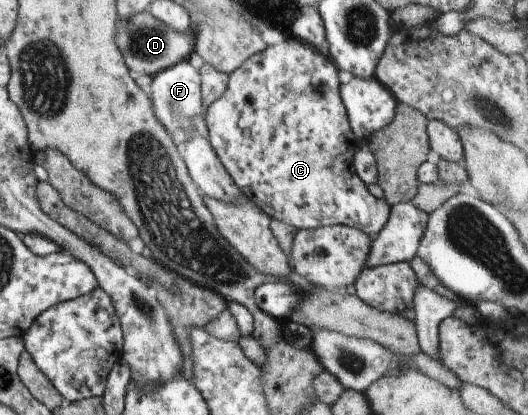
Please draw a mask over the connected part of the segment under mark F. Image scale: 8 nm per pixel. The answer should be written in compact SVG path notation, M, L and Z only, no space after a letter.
M181 61L153 76L149 84L150 105L154 110L157 122L166 130L175 148L182 149L188 135L195 132L193 124L188 121L190 116L199 115L204 111L200 97L200 76L187 61Z

